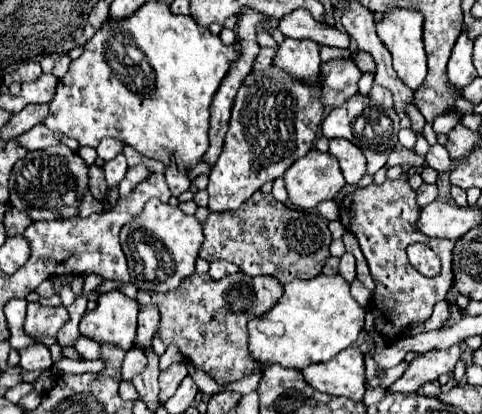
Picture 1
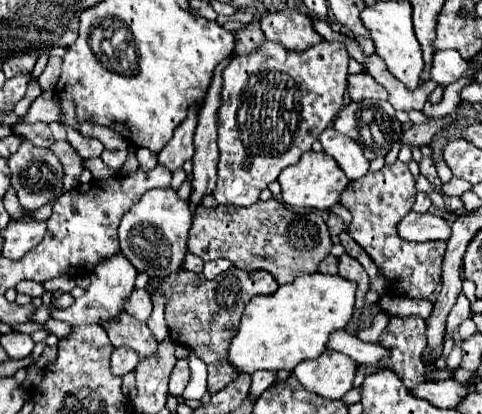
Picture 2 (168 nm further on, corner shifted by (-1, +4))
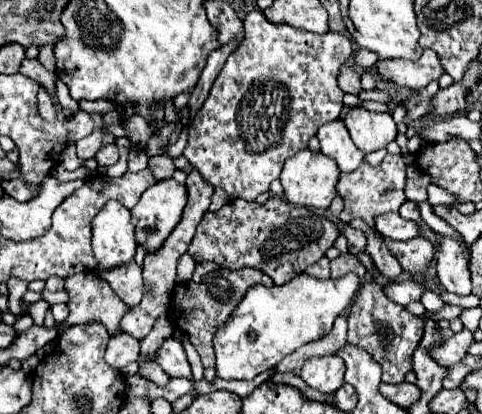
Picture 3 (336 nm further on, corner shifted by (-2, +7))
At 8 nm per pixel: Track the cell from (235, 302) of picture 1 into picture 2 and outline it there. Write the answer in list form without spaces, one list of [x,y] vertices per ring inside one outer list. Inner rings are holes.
[[[230,268],[214,280],[206,280],[206,276],[190,270],[178,270],[162,280],[150,280],[146,290],[148,294],[164,294],[166,324],[170,328],[170,338],[178,344],[192,348],[194,354],[208,366],[208,392],[214,394],[240,376],[240,372],[234,372],[234,368],[230,368],[226,354],[234,332],[238,332],[238,320],[246,304],[258,294],[274,294],[278,290],[278,282],[266,270],[246,272]]]

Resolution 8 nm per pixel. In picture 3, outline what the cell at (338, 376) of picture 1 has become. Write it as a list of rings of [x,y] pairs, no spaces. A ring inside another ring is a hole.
[[[325,355],[307,359],[301,369],[301,379],[321,393],[335,393],[343,385],[343,373],[343,359],[337,355]]]

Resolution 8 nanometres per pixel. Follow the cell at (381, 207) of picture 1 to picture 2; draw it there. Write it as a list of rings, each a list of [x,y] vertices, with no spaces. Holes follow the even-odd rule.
[[[396,160],[394,164],[386,164],[378,172],[366,172],[362,178],[350,182],[340,198],[340,204],[352,214],[352,224],[348,226],[348,234],[376,262],[380,274],[388,280],[388,294],[396,298],[432,298],[440,284],[440,264],[446,252],[446,242],[408,242],[398,236],[398,220],[402,220],[402,216],[406,216],[412,210],[412,204],[416,198],[414,184],[416,182],[408,166]]]

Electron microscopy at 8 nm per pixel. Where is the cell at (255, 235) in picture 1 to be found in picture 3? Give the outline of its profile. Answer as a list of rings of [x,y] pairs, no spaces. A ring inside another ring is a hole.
[[[235,199],[223,205],[223,209],[215,213],[207,211],[203,215],[187,253],[197,263],[213,261],[225,269],[255,267],[269,275],[275,285],[283,285],[319,261],[337,237],[339,227],[309,209],[273,199],[265,201],[263,205]]]

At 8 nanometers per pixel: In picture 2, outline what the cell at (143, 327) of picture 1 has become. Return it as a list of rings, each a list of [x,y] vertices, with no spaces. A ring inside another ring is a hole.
[[[134,290],[128,304],[126,304],[126,312],[130,316],[134,316],[140,322],[146,322],[152,314],[152,298],[146,290]]]

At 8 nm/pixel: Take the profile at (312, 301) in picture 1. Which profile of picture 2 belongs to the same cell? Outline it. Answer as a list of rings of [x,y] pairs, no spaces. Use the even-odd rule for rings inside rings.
[[[306,274],[280,286],[274,294],[254,296],[242,314],[238,334],[230,342],[230,364],[240,372],[288,370],[292,372],[302,360],[318,358],[326,352],[330,334],[346,330],[356,302],[356,284],[330,274]]]

